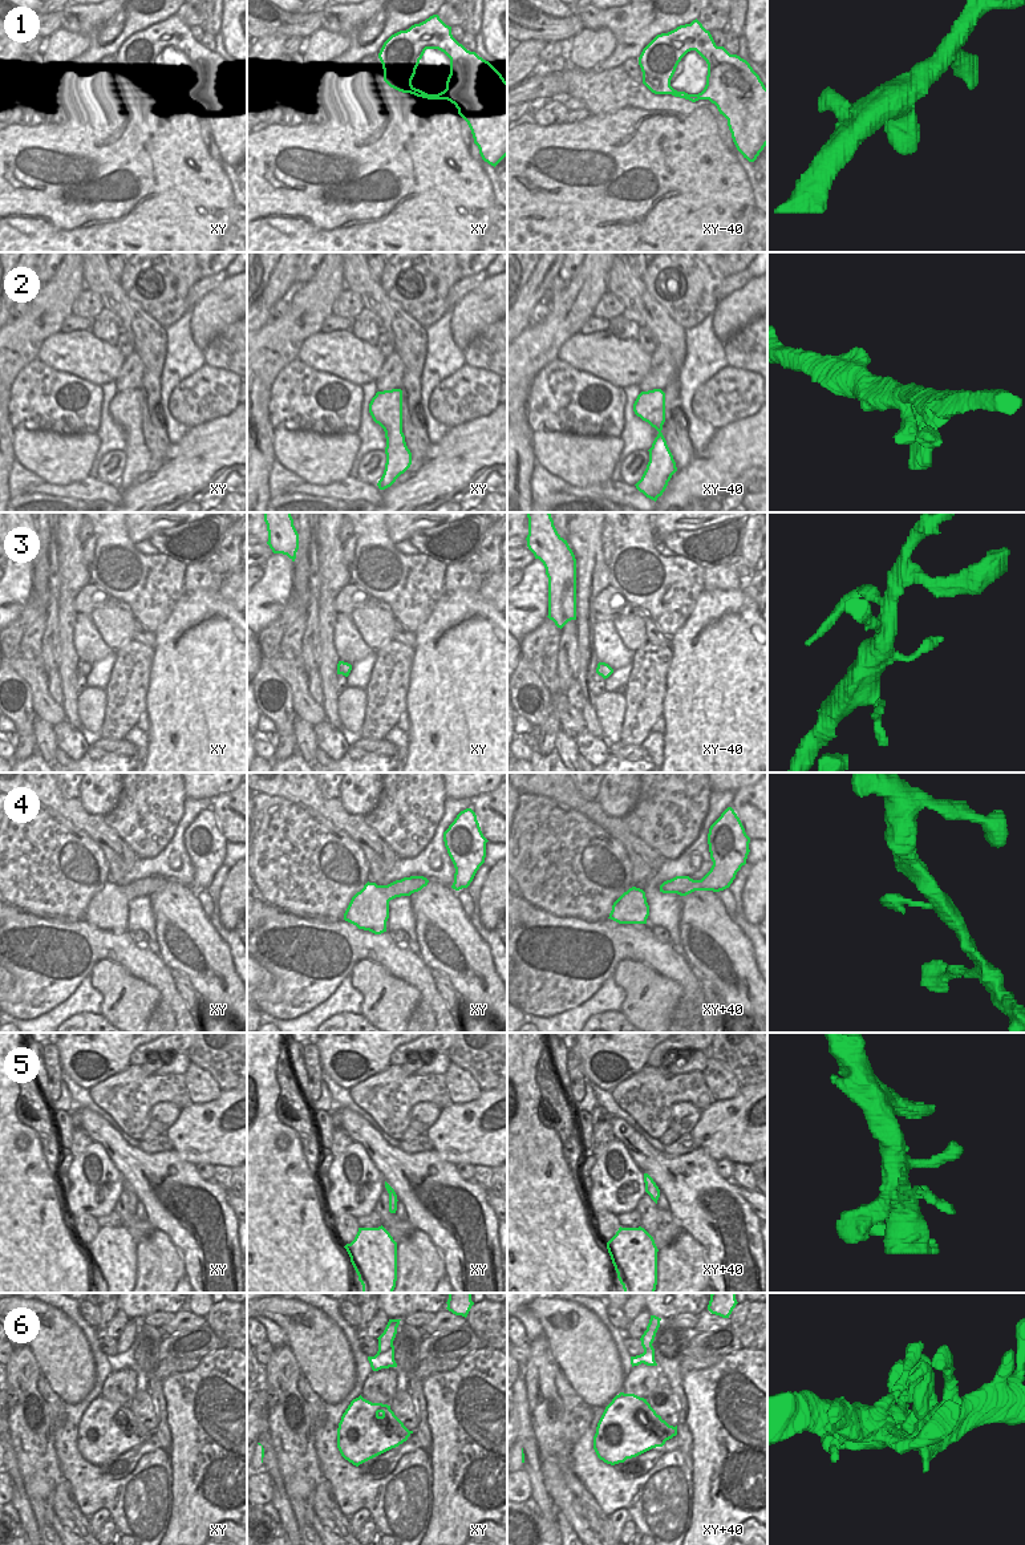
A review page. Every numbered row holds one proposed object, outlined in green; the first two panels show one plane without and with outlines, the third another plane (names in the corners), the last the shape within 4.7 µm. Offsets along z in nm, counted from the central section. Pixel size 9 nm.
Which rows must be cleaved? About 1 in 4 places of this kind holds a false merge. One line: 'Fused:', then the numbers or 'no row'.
Fused: 5

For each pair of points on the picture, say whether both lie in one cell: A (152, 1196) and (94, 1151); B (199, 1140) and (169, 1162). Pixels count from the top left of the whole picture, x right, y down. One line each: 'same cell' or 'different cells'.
A: different cells
B: different cells

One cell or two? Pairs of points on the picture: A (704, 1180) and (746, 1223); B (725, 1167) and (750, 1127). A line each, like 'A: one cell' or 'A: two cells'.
A: one cell
B: two cells

